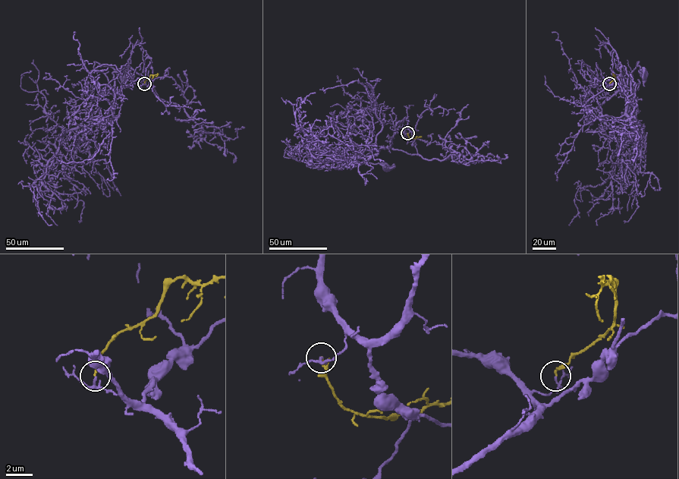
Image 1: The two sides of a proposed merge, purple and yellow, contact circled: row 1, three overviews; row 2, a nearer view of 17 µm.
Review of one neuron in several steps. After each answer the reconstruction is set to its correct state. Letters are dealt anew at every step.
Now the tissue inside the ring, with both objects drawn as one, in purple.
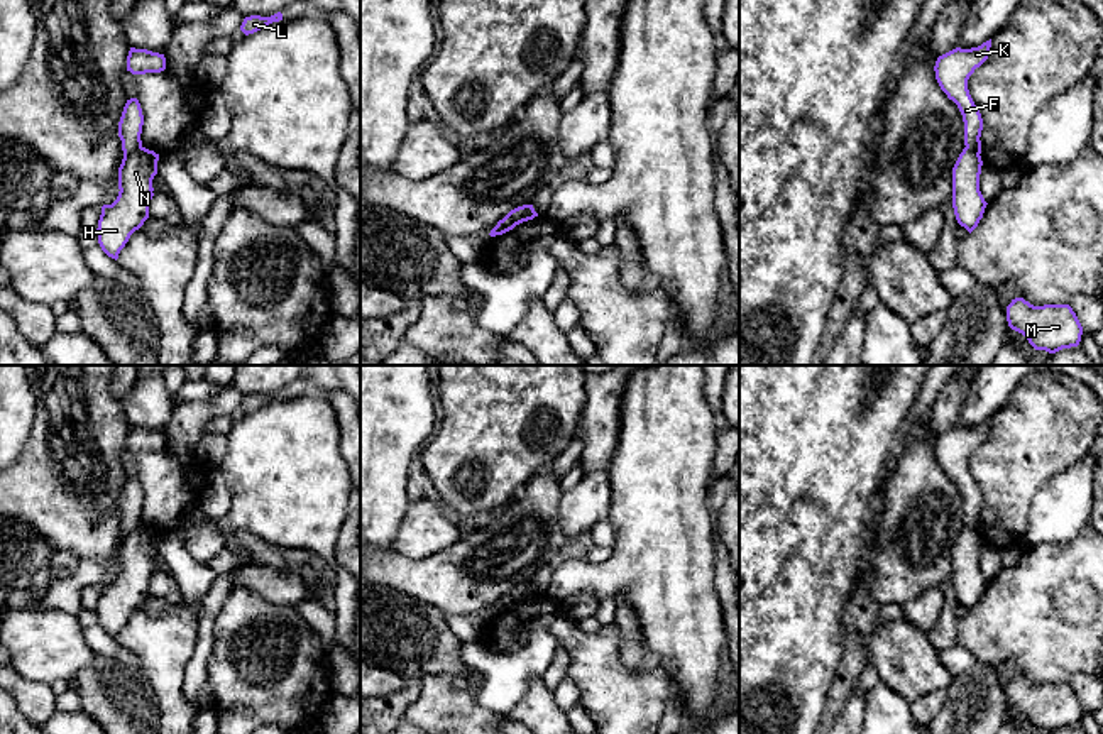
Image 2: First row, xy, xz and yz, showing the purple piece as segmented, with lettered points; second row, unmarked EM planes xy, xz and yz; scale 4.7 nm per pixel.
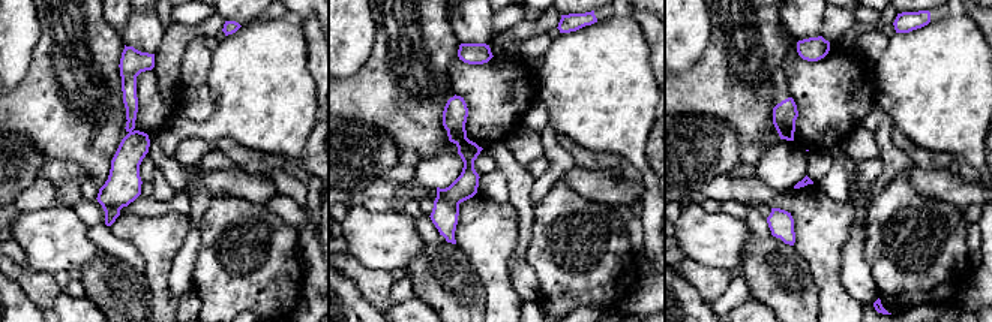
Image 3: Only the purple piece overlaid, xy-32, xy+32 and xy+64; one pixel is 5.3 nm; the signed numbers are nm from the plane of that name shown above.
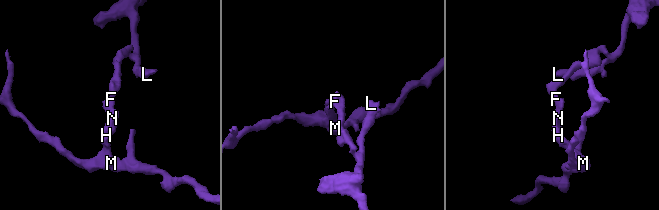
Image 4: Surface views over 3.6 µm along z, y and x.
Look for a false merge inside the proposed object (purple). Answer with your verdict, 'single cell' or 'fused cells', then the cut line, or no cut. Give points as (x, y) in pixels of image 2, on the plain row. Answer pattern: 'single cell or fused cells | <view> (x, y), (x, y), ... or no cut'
fused cells | xy (141, 523), (124, 536)

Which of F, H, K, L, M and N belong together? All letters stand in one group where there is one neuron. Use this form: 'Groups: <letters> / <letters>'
Groups: F K L / H M N

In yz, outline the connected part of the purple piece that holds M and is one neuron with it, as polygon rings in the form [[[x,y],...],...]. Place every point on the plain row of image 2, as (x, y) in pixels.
[[[1015,676],[1007,685],[1007,700],[1035,729],[1049,732],[1078,726],[1083,714],[1083,705],[1069,683],[1034,685],[1023,676]]]

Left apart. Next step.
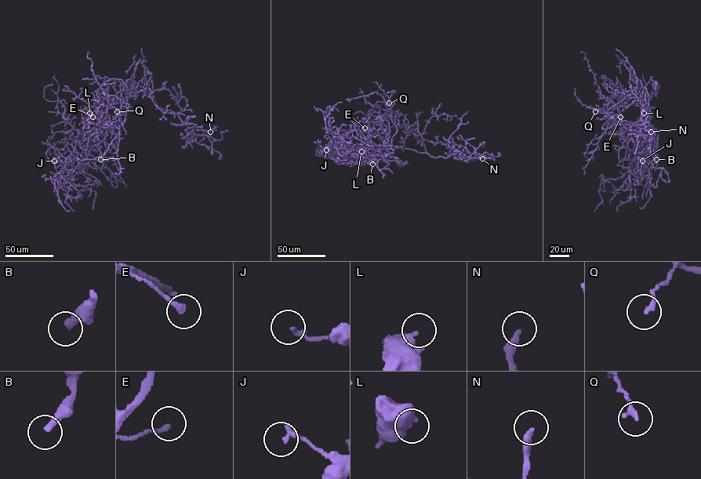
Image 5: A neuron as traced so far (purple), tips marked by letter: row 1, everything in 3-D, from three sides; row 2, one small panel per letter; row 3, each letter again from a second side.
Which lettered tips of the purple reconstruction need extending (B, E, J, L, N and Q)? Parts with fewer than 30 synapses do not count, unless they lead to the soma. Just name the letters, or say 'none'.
B

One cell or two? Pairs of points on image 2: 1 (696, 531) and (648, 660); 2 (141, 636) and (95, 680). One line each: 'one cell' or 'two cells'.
1: two cells
2: two cells

